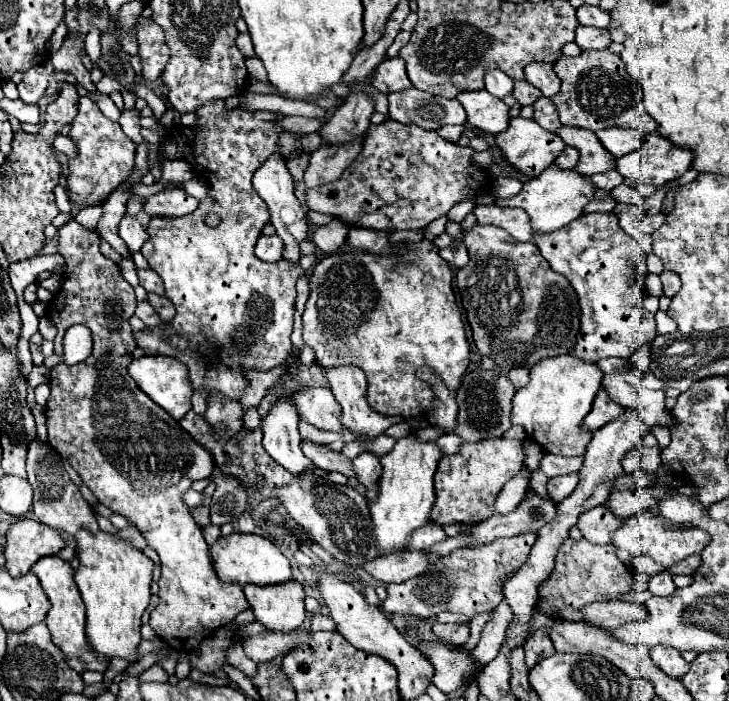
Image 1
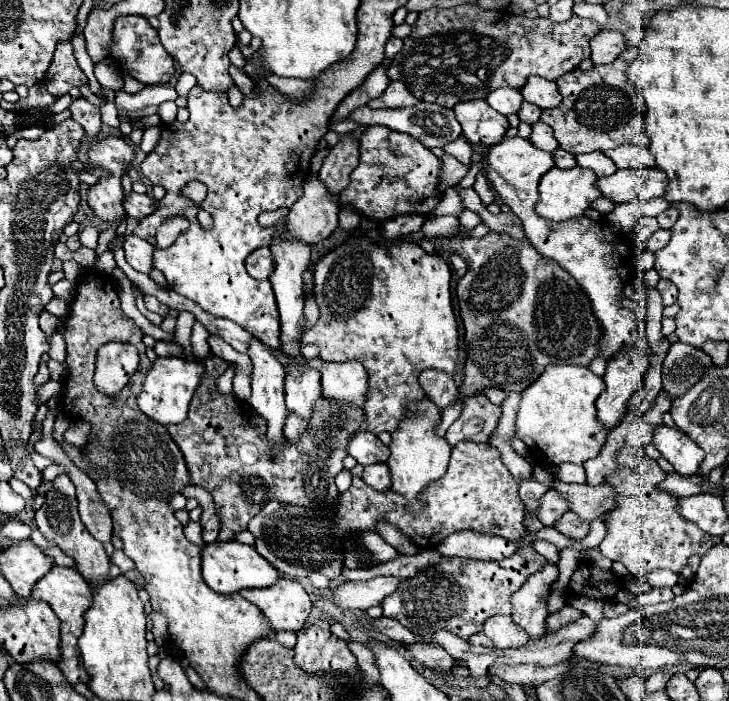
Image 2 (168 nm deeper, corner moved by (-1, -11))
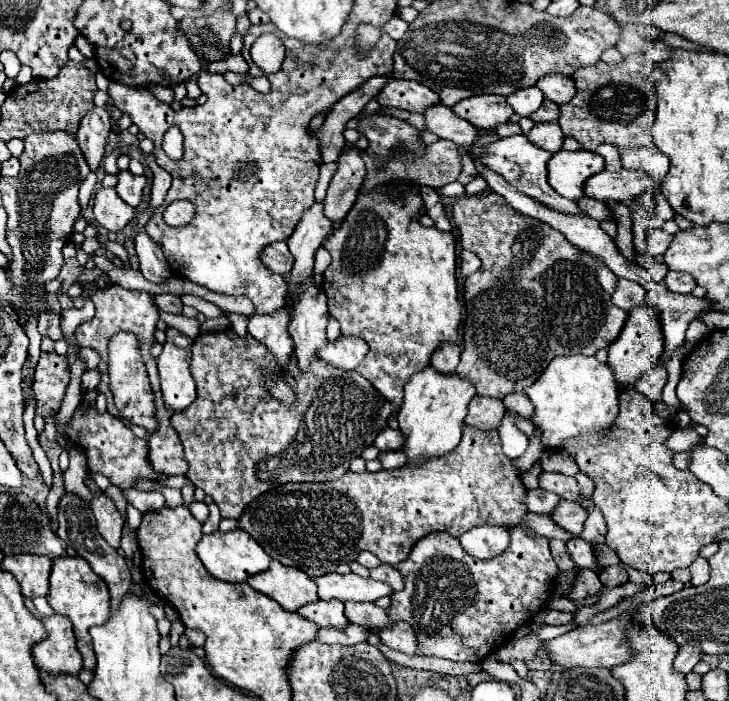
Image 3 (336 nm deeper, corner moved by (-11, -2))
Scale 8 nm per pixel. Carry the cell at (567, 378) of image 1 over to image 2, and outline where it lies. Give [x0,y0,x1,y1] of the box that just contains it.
[515,366,609,466]

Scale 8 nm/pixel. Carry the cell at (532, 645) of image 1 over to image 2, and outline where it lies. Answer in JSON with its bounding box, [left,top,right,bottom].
[547,606,583,634]

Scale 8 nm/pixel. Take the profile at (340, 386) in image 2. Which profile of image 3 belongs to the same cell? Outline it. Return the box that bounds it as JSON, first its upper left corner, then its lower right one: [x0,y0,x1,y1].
[317,335,369,371]

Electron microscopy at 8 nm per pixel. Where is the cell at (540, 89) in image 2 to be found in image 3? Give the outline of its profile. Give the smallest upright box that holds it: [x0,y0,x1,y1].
[537,75,575,105]

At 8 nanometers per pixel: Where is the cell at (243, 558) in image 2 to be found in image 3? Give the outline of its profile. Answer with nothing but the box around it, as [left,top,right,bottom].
[197,529,271,583]

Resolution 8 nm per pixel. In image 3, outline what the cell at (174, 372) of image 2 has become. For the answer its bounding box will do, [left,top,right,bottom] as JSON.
[157,327,195,411]

